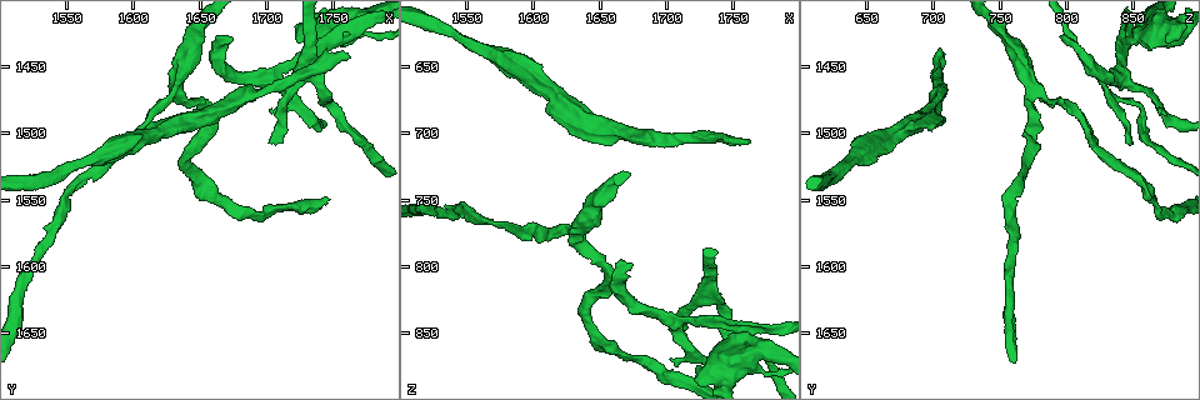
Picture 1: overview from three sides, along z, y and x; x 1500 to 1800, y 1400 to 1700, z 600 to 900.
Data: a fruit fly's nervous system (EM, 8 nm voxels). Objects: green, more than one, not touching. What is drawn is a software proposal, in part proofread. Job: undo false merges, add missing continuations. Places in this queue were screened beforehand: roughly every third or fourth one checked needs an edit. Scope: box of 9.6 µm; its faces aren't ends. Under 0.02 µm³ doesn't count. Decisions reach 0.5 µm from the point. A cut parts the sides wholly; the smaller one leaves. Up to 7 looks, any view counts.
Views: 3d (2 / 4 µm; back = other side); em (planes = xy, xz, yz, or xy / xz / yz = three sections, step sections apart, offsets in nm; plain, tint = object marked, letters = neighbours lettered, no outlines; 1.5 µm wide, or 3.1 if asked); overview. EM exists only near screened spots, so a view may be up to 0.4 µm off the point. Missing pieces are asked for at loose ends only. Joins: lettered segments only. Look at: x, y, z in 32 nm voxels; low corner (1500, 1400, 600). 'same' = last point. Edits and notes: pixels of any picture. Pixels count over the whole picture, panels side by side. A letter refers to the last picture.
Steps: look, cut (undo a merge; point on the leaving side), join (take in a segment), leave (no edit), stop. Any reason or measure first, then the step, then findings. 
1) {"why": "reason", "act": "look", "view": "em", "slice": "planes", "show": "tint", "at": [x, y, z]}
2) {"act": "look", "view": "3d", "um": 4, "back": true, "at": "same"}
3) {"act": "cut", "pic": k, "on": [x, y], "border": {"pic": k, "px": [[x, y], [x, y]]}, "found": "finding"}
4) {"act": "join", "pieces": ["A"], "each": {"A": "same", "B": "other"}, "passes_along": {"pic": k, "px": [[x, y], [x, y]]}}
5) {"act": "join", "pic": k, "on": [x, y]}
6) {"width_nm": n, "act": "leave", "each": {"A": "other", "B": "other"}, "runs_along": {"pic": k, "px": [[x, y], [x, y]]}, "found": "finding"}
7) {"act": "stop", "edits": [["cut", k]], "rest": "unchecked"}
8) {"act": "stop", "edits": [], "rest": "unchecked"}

{"why": "a fork", "act": "look", "view": "3d", "um": 4, "at": [1728, 1440, 810]}

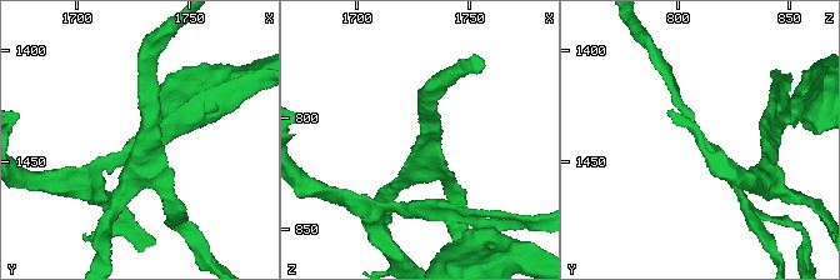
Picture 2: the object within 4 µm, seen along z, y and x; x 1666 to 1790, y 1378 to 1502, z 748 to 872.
{"arms": 3, "act": "look", "view": "em", "slice": "planes", "show": "tint", "at": [1729, 1439, 809]}

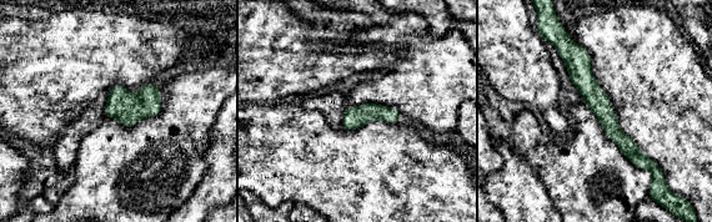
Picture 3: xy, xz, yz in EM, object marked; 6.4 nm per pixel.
{"act": "look", "view": "em", "slice": "planes", "show": "letters", "at": "same"}

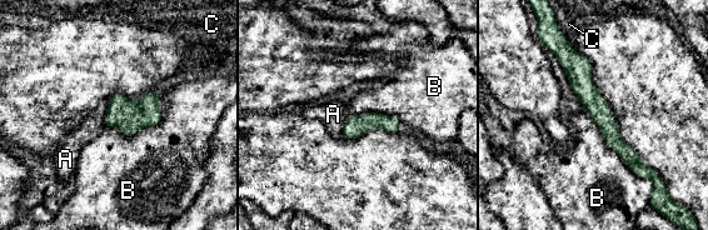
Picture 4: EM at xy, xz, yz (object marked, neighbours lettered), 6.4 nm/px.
{"act": "leave", "each": {"A": "other", "B": "other", "C": "other"}, "runs_along": {"pic": 4, "px": [[569, 50], [612, 138], [648, 174]]}, "found": "one neuron here"}

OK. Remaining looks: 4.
{"why": "thick turns thin", "act": "look", "view": "3d", "um": 4, "at": [1778, 1426, 880]}

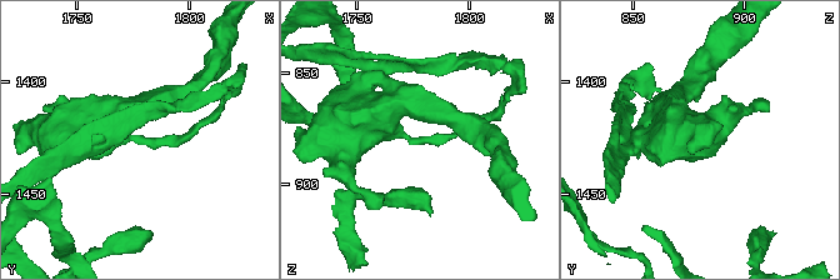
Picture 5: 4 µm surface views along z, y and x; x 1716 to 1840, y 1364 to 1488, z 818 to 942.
{"act": "look", "view": "em", "slice": "xz", "step": 8, "show": "tint", "at": [1776, 1427, 880]}

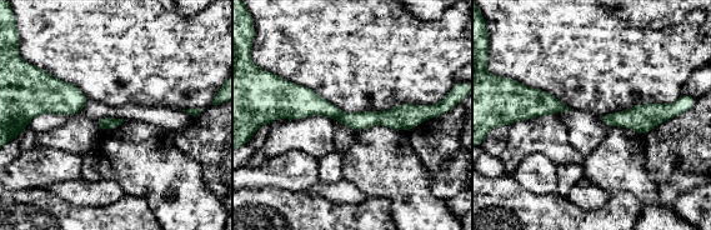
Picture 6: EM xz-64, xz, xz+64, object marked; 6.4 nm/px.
{"act": "look", "view": "em", "slice": "xz", "step": 8, "show": "letters", "at": "same"}

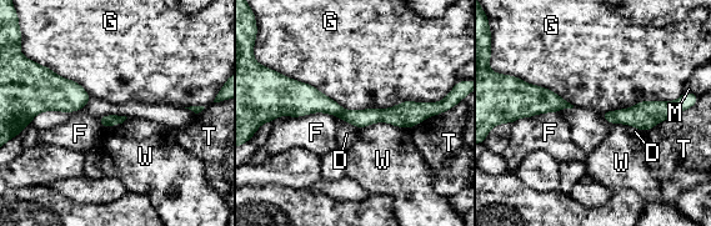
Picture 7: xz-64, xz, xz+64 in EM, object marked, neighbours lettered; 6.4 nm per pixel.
{"act": "cut", "pic": 7, "on": [360, 119], "each": {"D": "other", "F": "other", "G": "other", "M": "other", "T": "other", "W": "other"}, "part_leaving": {"pic": 7, "px": [[430, 111], [404, 115], [344, 116]]}, "found": "two neurons meet here"}

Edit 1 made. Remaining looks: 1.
{"act": "stop", "edits": [["cut", 7]], "rest": "unchecked"}

